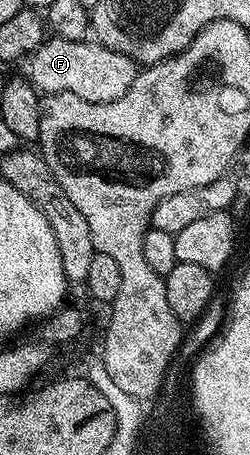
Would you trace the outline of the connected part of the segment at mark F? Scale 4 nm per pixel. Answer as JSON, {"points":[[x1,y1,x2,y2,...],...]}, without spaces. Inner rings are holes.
{"points":[[54,37,44,38,29,56,29,78,40,93,73,93,90,103,108,103,125,97,129,85,133,85,137,64,129,57,101,45,97,41,65,41]]}

